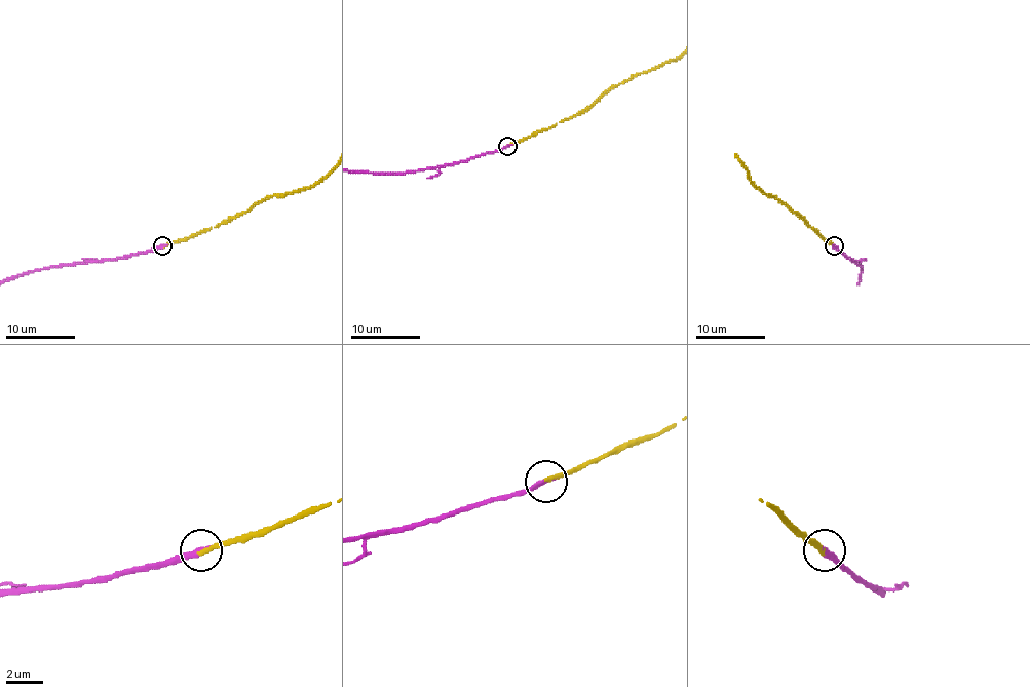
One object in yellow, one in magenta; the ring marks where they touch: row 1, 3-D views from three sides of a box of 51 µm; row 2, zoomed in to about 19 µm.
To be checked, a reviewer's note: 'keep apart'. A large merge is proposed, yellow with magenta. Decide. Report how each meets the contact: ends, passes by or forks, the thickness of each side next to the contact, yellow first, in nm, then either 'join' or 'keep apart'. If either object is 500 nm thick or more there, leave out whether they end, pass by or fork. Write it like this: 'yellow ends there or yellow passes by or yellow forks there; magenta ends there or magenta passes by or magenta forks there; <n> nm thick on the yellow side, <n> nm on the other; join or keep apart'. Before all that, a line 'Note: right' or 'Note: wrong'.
Note: wrong
yellow ends there; magenta ends there; 240 nm thick on the yellow side, 280 nm on the other; join

